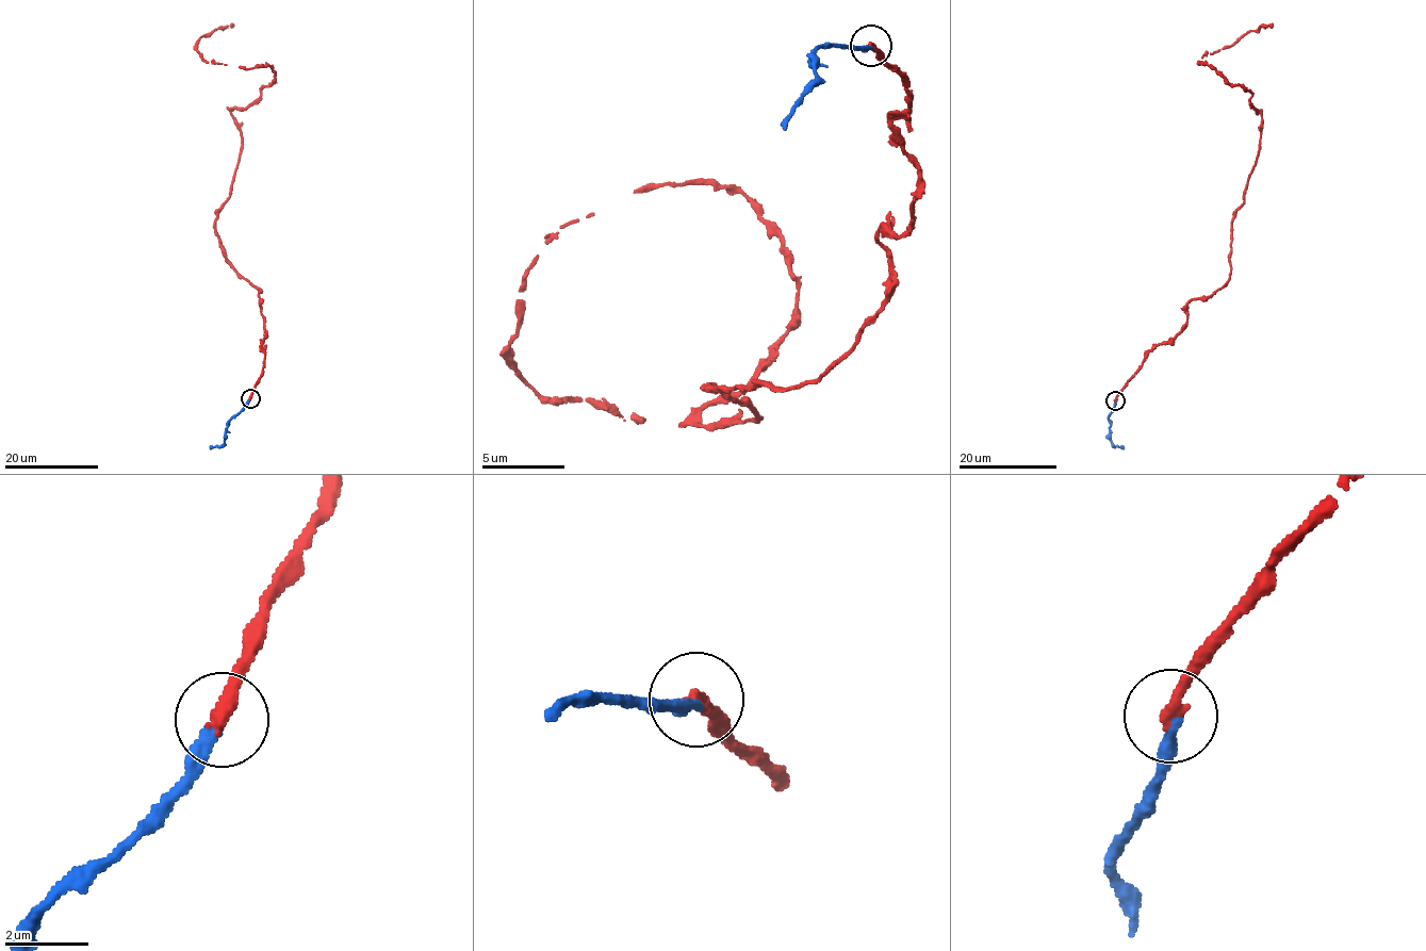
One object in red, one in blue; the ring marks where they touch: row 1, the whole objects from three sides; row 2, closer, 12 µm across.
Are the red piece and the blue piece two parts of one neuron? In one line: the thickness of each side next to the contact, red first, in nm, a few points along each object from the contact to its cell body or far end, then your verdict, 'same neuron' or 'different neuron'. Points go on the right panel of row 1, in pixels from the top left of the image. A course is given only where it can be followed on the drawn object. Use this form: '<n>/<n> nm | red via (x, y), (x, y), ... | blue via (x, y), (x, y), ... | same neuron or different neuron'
340/280 nm | red via (1115, 400), (1189, 304), (1231, 271), (1262, 114), (1197, 63), (1273, 26) | blue via (1115, 400), (1110, 413), (1112, 442), (1124, 448) | different neuron

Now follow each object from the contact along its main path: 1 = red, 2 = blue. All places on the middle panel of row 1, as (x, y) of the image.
1: (870, 47), (890, 300), (706, 383), (757, 425), (742, 194), (537, 256), (509, 358), (646, 422)
2: (870, 47), (837, 46), (814, 58), (816, 76), (781, 129)

